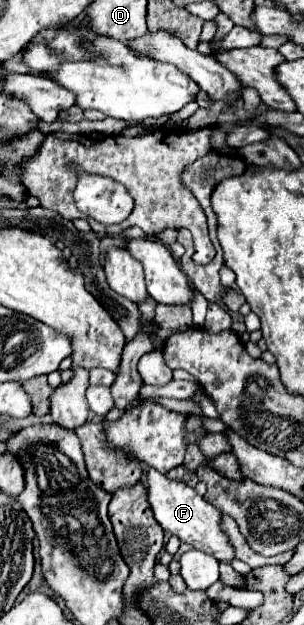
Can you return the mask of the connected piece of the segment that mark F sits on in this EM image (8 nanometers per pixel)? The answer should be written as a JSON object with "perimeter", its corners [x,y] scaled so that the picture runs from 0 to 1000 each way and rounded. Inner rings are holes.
{"perimeter":[[[480,750],[480,770],[487,770],[487,805],[507,818],[513,834],[533,840],[539,850],[559,856],[579,856],[592,866],[711,891],[717,898],[757,901],[770,894],[770,878],[750,869],[750,859],[724,850],[724,818],[697,811],[664,792],[651,792],[625,776],[605,770],[553,766],[539,757],[520,757],[513,750]]]}

